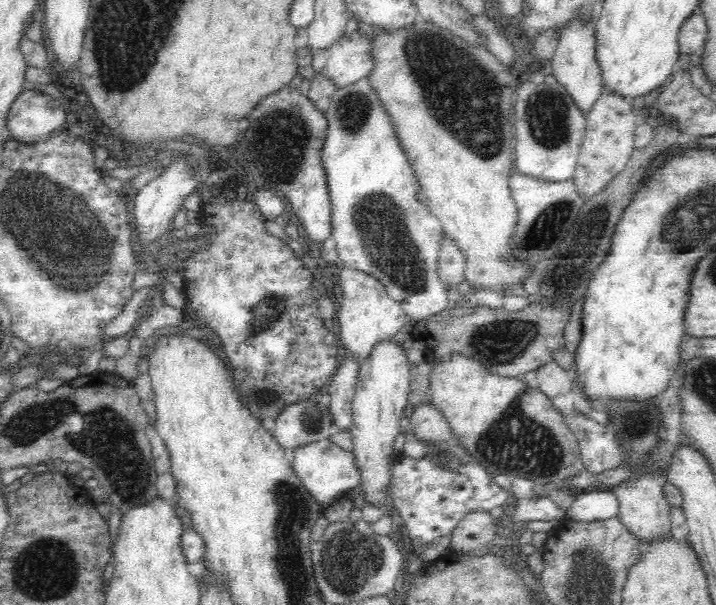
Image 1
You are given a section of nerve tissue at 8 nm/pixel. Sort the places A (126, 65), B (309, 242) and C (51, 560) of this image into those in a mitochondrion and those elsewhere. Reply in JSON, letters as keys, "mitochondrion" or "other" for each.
{"A":"mitochondrion","B":"other","C":"mitochondrion"}

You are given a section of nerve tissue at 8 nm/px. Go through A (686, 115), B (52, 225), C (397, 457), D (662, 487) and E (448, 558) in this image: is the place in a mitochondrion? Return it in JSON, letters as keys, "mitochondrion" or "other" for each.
{"A":"other","B":"mitochondrion","C":"other","D":"other","E":"other"}

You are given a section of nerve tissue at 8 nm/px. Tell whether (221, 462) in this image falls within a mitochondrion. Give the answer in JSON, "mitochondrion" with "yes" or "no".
{"mitochondrion":"no"}

